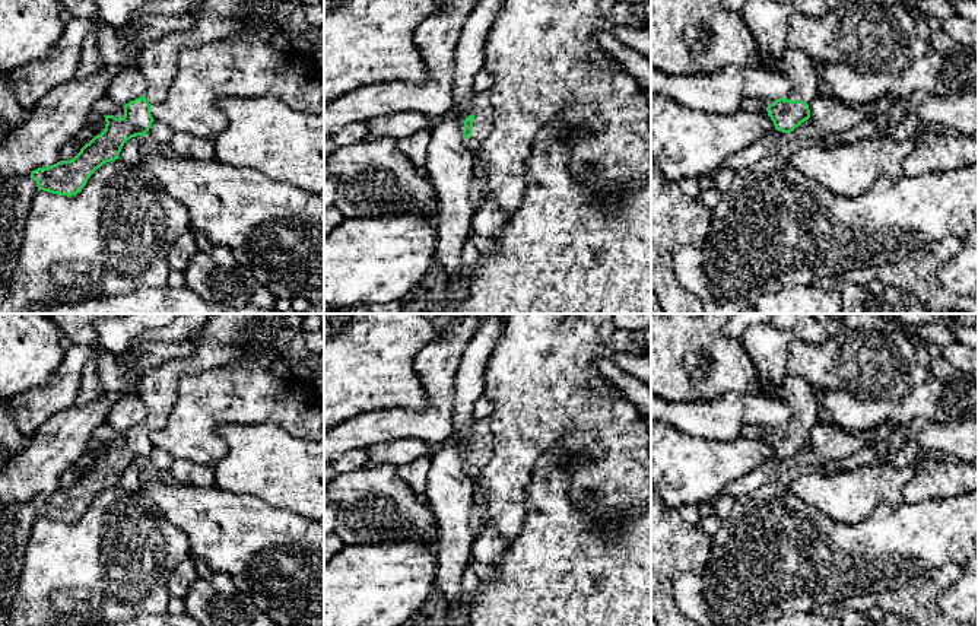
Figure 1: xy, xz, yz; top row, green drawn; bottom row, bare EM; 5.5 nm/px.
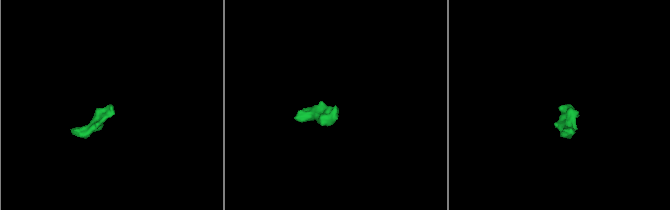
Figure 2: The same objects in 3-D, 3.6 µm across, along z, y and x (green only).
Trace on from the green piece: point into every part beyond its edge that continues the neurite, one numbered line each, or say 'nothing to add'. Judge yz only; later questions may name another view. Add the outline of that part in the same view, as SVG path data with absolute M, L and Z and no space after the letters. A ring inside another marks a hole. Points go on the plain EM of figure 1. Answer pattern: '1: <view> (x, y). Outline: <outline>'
1: yz (800, 396). Outline: M787 374L782 384L771 391L761 381L758 393L774 400L782 400L790 406L793 414L784 426L803 428L807 432L816 426L820 407L815 397L815 388L804 379Z

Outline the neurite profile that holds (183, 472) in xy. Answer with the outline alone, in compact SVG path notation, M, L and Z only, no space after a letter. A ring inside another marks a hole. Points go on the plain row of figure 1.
M174 460L169 467L171 482L182 486L209 487L215 486L215 468L187 460Z

